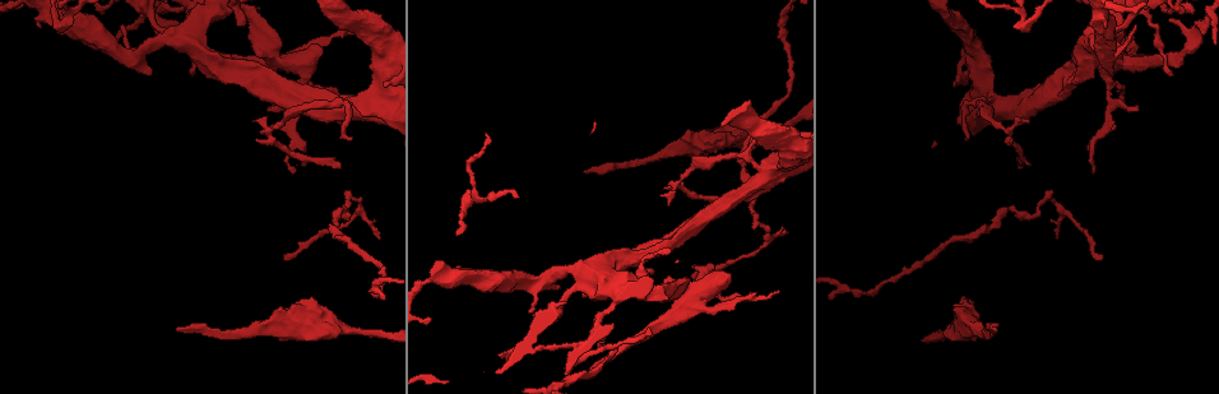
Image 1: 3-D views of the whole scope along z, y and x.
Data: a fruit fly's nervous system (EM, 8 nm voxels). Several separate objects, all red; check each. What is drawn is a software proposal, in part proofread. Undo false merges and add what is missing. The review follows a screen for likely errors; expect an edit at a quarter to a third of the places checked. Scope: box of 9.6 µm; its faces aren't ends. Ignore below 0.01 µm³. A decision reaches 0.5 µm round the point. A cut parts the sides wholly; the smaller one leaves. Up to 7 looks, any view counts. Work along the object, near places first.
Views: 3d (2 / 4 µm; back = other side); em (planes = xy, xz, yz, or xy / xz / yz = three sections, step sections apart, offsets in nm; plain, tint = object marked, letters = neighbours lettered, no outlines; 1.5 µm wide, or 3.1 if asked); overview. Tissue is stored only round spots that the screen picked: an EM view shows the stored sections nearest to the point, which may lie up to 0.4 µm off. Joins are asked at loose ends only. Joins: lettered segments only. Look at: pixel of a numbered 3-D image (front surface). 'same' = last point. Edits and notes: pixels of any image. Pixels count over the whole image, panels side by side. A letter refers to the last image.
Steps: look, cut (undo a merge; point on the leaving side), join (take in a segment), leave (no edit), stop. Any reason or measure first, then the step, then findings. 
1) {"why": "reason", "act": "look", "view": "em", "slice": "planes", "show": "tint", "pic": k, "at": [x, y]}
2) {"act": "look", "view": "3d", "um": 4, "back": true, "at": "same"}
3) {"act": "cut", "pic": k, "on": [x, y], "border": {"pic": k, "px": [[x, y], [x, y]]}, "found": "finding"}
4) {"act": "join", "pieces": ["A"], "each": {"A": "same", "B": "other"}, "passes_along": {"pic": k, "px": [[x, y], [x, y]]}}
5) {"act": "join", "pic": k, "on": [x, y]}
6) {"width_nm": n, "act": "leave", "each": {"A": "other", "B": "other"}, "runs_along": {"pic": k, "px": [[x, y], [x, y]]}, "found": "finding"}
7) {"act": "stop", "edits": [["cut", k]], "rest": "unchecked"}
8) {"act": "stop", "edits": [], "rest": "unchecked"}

{"why": "an open end", "act": "look", "view": "em", "slice": "planes", "show": "letters", "pic": 1, "at": [587, 174]}

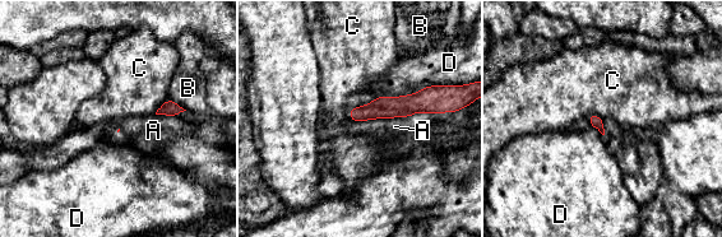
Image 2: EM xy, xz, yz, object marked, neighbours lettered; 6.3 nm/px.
{"act": "leave", "each": {"A": "other", "B": "other", "C": "other", "D": "other"}, "runs_along": {"pic": 2, "px": [[435, 108], [389, 106], [352, 115]]}, "found": "no lettered segment goes on from it"}

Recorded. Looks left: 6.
{"why": "free end", "act": "look", "view": "3d", "um": 4, "pic": 1, "at": [1102, 259]}

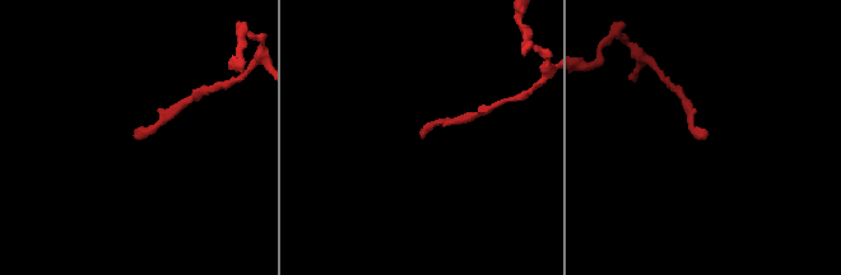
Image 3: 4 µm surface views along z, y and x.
{"why": "shape alone is not enough", "act": "look", "view": "em", "slice": "planes", "show": "letters", "pic": 3, "at": [136, 132]}

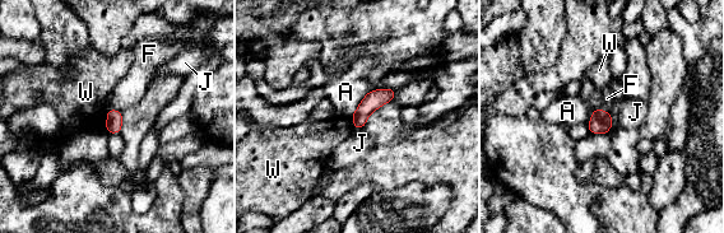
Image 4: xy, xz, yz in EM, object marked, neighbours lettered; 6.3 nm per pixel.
{"act": "leave", "each": {"A": "other", "F": "other", "J": "other", "W": "other"}, "runs_along": {"pic": 4, "px": [[391, 92], [379, 97], [357, 124]]}, "found": "no lettered segment goes on from it"}

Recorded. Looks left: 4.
{"why": "an open end", "act": "look", "view": "3d", "um": 4, "pic": 1, "at": [339, 165]}

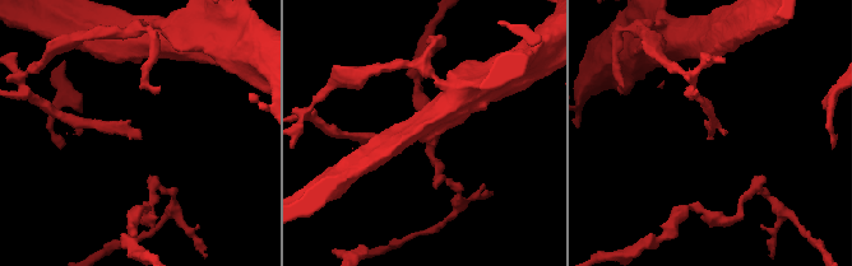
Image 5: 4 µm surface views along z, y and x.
{"why": "need the tissue", "act": "look", "view": "em", "slice": "yz", "step": 8, "show": "letters", "pic": 5, "at": [709, 135]}

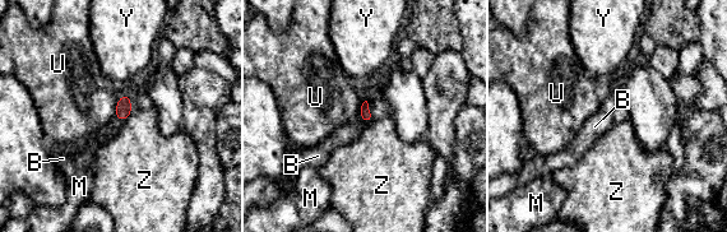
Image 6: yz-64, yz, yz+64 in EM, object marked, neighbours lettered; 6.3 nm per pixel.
{"act": "leave", "each": {"B": "other", "M": "other", "U": "other", "Y": "other", "Z": "other"}, "border": {"pic": 6, "px": [[123, 94], [114, 115]]}, "found": "none of them fits"}

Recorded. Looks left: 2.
{"act": "stop", "edits": [], "rest": "unchecked"}

